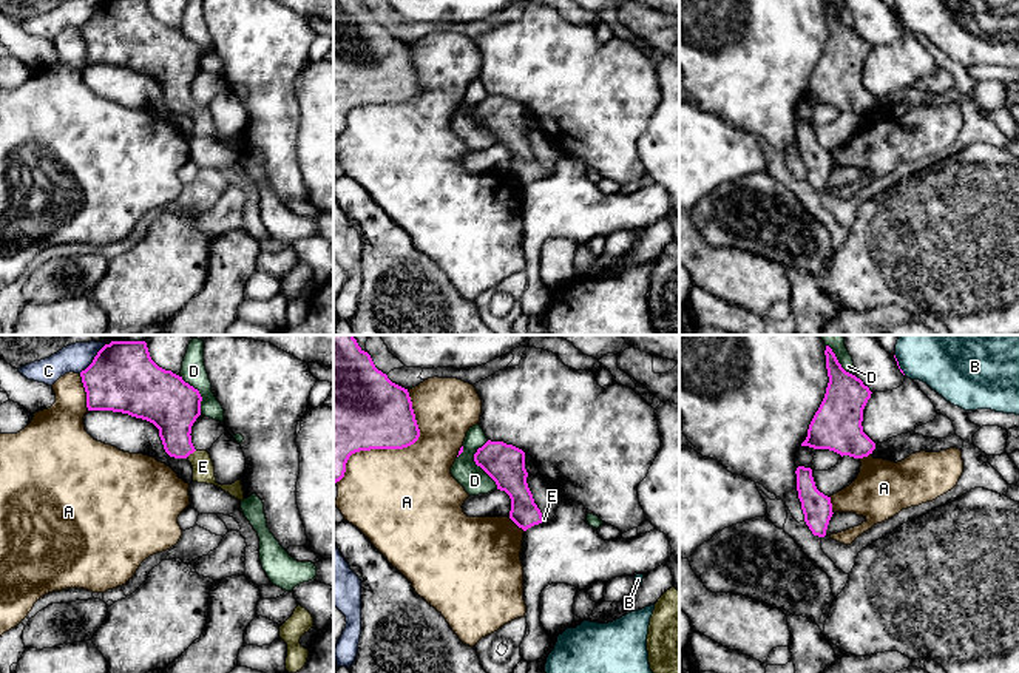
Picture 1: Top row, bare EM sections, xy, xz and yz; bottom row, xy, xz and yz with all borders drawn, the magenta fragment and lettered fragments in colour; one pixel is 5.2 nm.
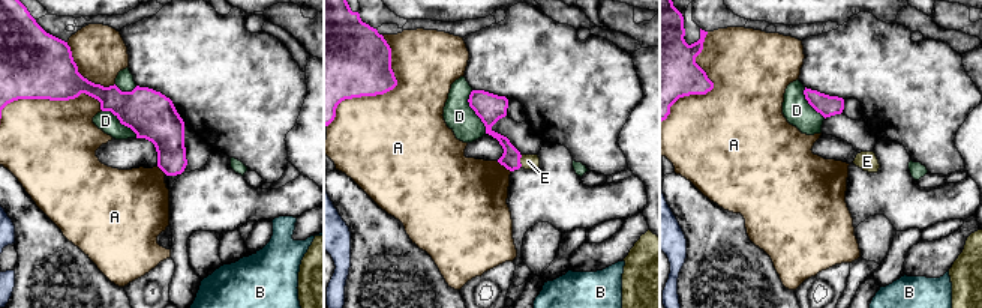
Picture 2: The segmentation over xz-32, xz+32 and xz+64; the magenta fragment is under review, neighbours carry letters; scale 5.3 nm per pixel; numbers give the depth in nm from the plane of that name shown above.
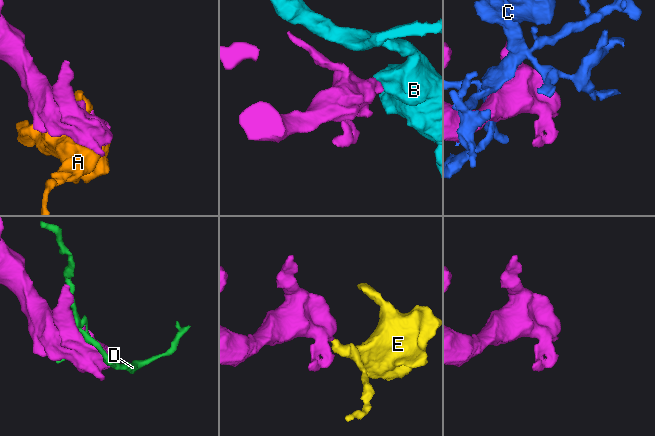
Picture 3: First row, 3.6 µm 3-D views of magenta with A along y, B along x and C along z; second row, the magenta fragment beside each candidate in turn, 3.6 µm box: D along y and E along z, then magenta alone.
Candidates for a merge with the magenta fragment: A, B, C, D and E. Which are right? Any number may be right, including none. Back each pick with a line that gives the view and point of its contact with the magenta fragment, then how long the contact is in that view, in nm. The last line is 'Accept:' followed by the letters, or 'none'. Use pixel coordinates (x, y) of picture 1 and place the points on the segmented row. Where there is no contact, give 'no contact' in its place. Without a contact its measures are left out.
E: meets magenta in xy at (190, 453); contact 70 nm long
Accept: E

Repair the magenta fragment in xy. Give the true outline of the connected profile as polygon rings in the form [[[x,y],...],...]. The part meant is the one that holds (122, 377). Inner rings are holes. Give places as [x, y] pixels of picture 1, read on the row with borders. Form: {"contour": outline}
{"contour": [[[145,341],[105,344],[80,377],[88,411],[122,412],[153,423],[165,452],[191,463],[193,482],[215,485],[244,500],[241,479],[219,485],[210,454],[196,451],[191,443],[191,426],[201,415],[199,391],[159,367]]]}

